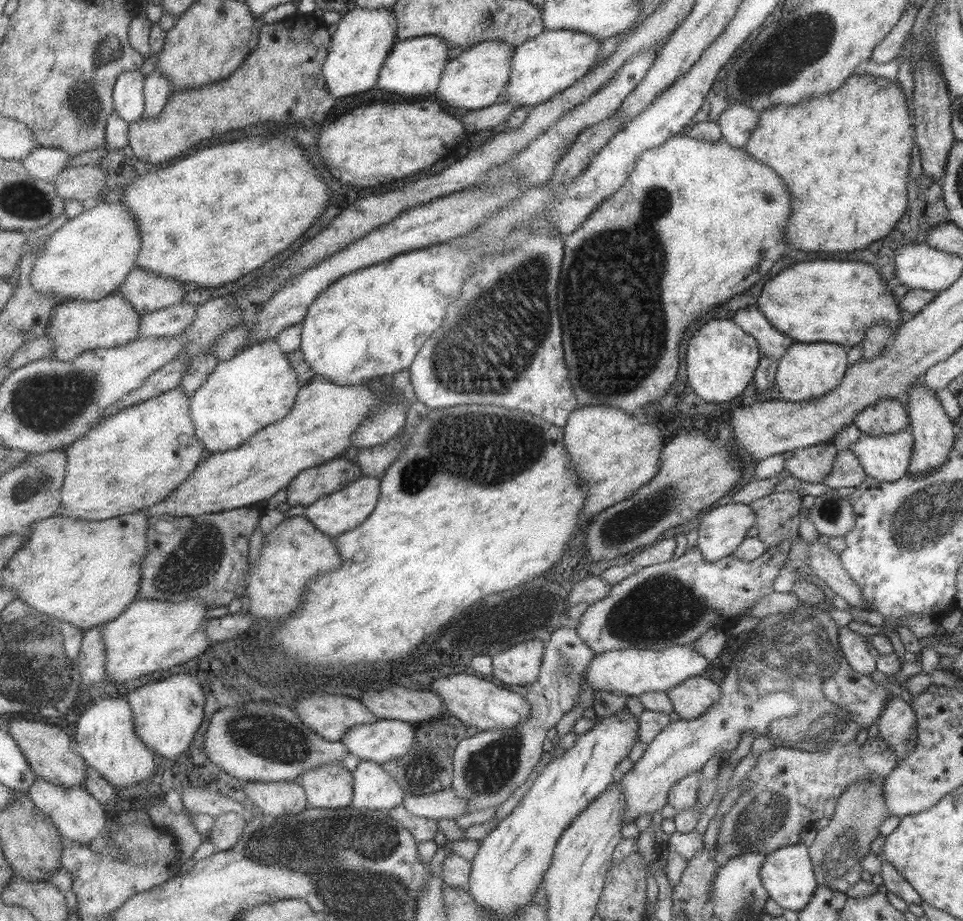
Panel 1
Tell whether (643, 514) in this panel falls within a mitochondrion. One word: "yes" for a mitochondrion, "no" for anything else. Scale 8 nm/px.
yes

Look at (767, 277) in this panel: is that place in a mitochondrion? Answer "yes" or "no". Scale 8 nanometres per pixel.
no

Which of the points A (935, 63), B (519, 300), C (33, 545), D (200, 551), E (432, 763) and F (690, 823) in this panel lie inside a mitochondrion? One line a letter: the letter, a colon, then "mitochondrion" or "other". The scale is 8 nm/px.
A: other
B: mitochondrion
C: other
D: mitochondrion
E: mitochondrion
F: other

